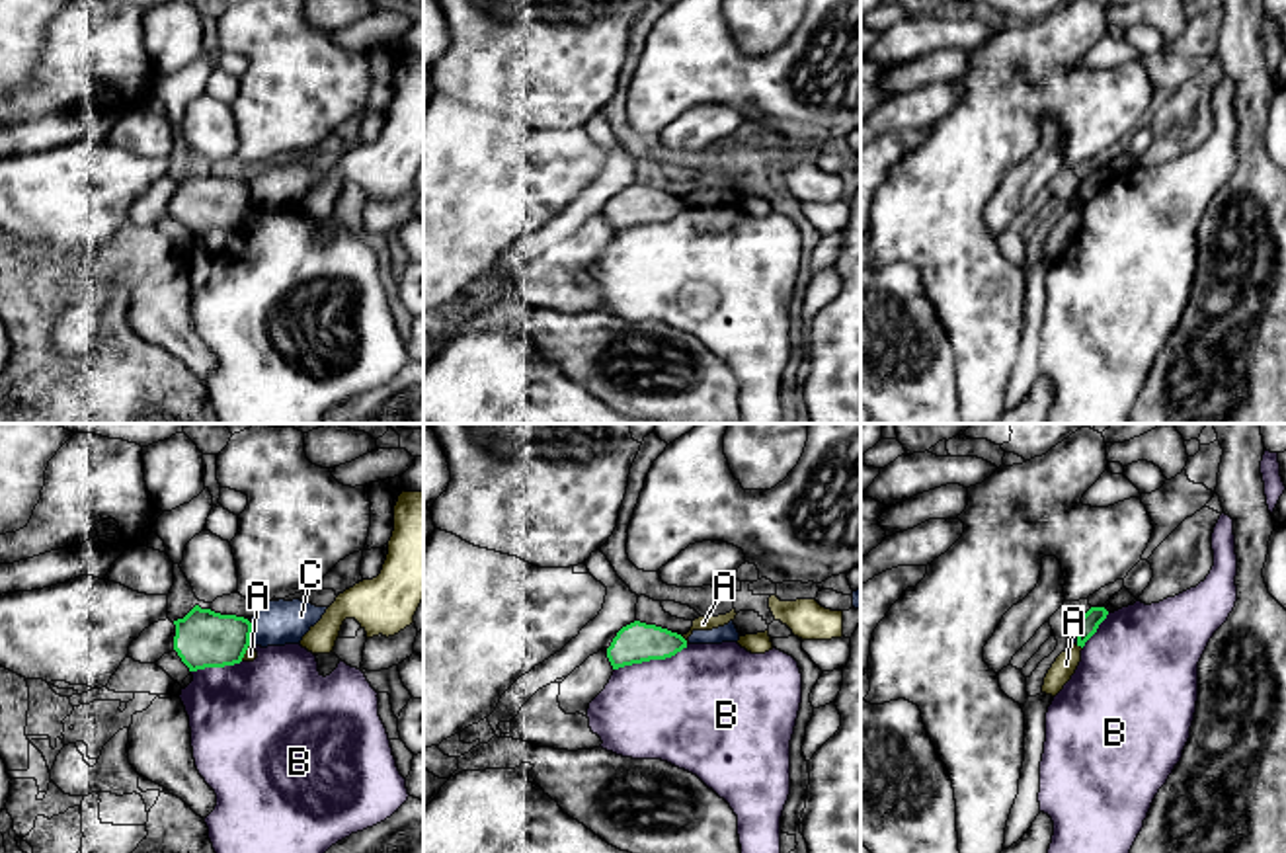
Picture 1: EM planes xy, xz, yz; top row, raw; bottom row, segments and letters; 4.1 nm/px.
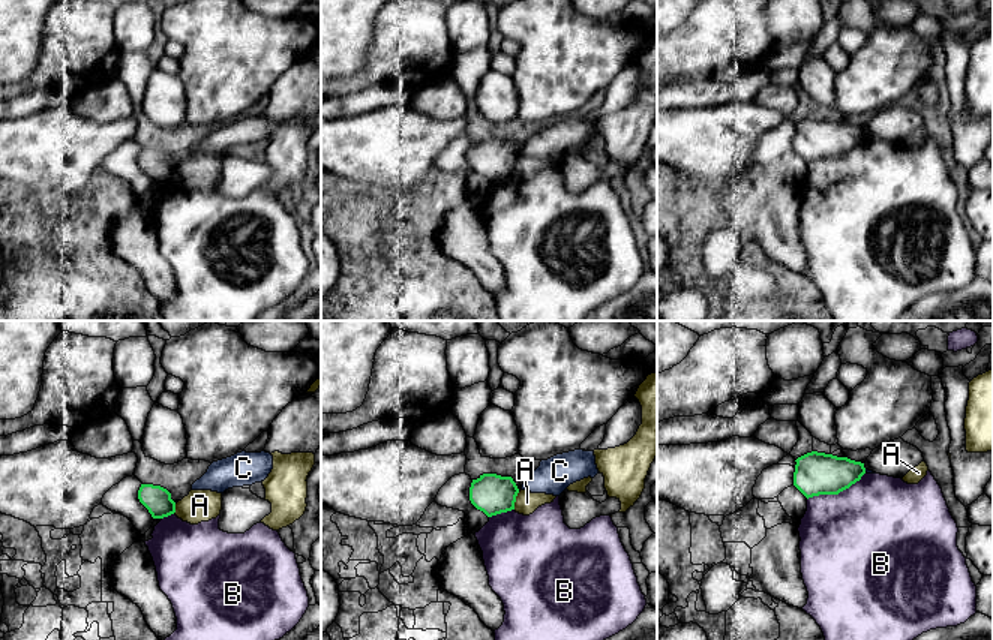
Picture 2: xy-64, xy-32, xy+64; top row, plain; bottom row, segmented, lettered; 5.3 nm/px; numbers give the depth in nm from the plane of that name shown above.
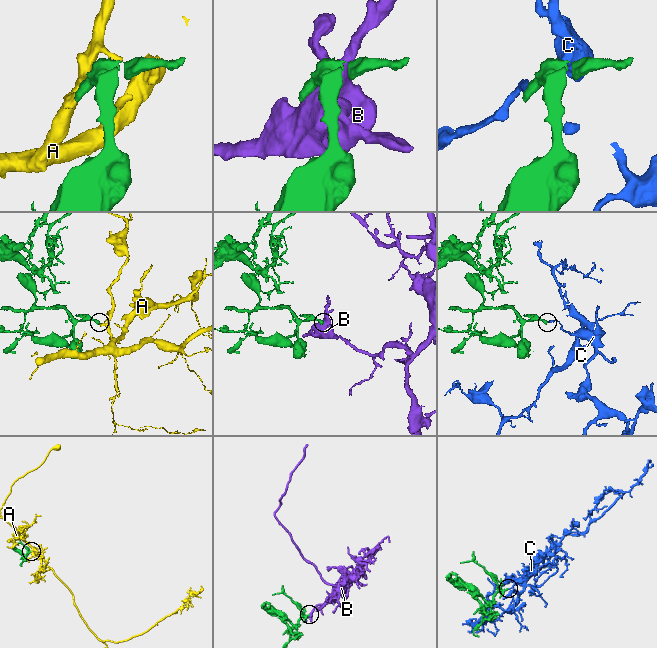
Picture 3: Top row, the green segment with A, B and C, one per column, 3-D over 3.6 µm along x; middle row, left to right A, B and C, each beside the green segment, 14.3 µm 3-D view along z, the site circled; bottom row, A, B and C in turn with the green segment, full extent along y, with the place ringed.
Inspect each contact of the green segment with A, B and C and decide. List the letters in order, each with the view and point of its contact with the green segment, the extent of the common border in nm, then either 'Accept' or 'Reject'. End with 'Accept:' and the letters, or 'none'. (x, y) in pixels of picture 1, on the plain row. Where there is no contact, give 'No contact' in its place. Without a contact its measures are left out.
A: Touches green at xz (685, 203). Shared border 40 nm. Reject
B: Touches green at xz (650, 221). Shared border 320 nm. Reject
C: Touches green at xy (250, 196). Shared border 100 nm. Reject
Accept: none

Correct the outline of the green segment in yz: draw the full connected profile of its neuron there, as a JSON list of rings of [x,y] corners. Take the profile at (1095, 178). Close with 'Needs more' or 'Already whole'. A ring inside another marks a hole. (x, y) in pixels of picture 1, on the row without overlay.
[[[1091,170],[1077,187],[1077,209],[1085,209],[1085,205],[1097,195],[1099,187],[1106,182],[1108,174],[1105,170]]]. Already whole

